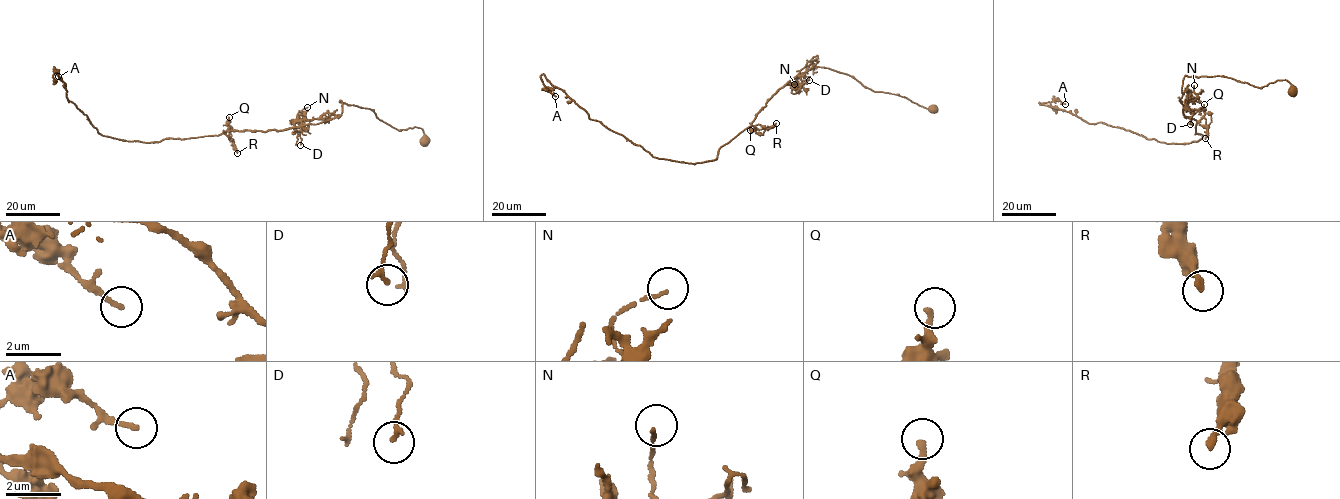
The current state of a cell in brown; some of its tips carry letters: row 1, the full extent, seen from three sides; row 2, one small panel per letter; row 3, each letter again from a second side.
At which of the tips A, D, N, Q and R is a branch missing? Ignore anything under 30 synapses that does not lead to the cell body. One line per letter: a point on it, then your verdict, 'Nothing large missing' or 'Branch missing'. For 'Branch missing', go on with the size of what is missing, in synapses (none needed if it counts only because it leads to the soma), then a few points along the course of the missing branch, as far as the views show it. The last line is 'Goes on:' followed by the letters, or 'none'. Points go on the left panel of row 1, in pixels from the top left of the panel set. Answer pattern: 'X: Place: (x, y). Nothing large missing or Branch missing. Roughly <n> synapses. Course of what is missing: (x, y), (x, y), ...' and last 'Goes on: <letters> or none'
A: Place: (58, 76). Nothing large missing
D: Place: (300, 145). Nothing large missing
N: Place: (307, 107). Nothing large missing
Q: Place: (229, 117). Nothing large missing
R: Place: (237, 153). Nothing large missing
Goes on: none

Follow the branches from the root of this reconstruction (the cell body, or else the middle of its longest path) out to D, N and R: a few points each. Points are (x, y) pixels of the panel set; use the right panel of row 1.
D: (1291, 91), (1291, 84), (1285, 80), (1258, 87), (1219, 75), (1185, 75), (1179, 98), (1192, 112), (1190, 124)
N: (1291, 91), (1285, 80), (1258, 87), (1185, 75), (1187, 98), (1196, 98), (1194, 85)
R: (1291, 91), (1285, 80), (1258, 87), (1219, 75), (1185, 75), (1179, 98), (1182, 113), (1206, 127), (1205, 138)

